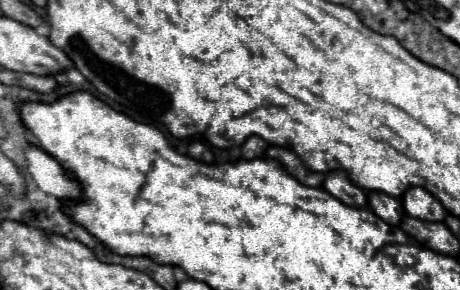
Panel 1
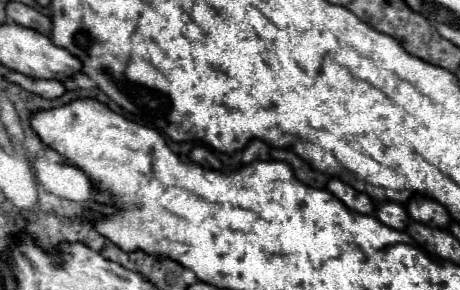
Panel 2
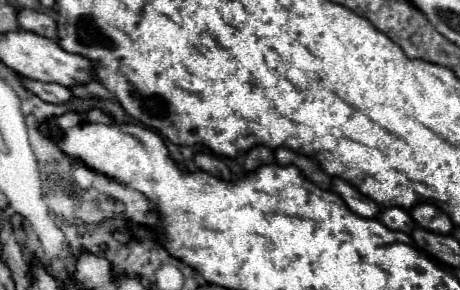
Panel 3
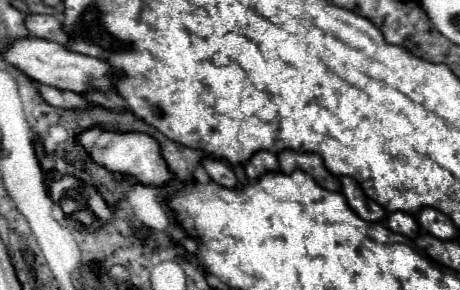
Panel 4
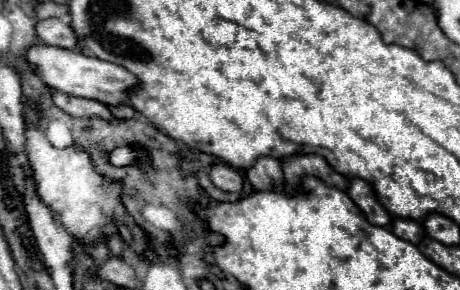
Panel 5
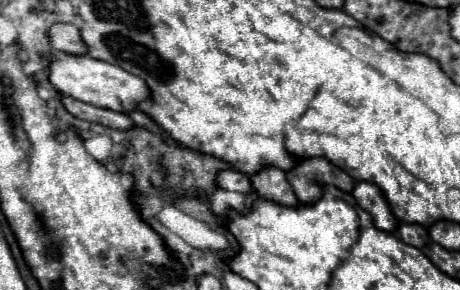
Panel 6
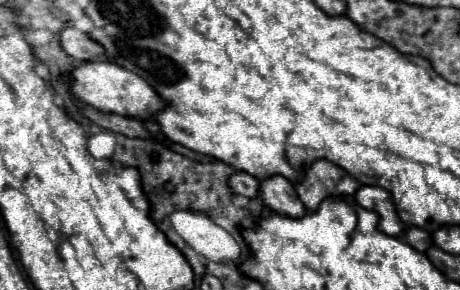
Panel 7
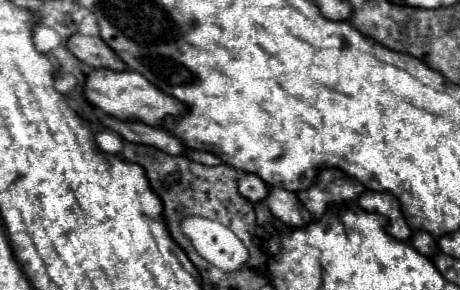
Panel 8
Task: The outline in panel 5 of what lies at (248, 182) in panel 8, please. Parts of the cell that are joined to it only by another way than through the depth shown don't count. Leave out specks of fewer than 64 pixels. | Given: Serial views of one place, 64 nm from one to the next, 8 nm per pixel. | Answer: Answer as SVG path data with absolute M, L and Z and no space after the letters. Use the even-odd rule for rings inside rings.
M226 164L212 166L210 178L212 178L214 186L224 192L242 192L242 188L244 188L244 178L234 168L230 168Z

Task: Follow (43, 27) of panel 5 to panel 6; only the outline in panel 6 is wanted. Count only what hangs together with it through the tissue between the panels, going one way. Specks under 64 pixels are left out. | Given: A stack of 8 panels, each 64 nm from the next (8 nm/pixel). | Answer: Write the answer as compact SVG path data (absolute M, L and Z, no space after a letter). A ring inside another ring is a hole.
M54 24L48 34L54 50L72 56L88 54L88 46L82 42L80 30L74 24Z

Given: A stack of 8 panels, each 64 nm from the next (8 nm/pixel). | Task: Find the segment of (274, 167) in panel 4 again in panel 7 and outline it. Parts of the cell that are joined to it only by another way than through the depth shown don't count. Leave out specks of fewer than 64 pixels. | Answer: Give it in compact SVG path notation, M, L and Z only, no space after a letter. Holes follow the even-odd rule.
M272 176L260 182L260 196L266 206L276 214L290 218L302 218L306 214L306 208L296 196L294 186L284 176Z

